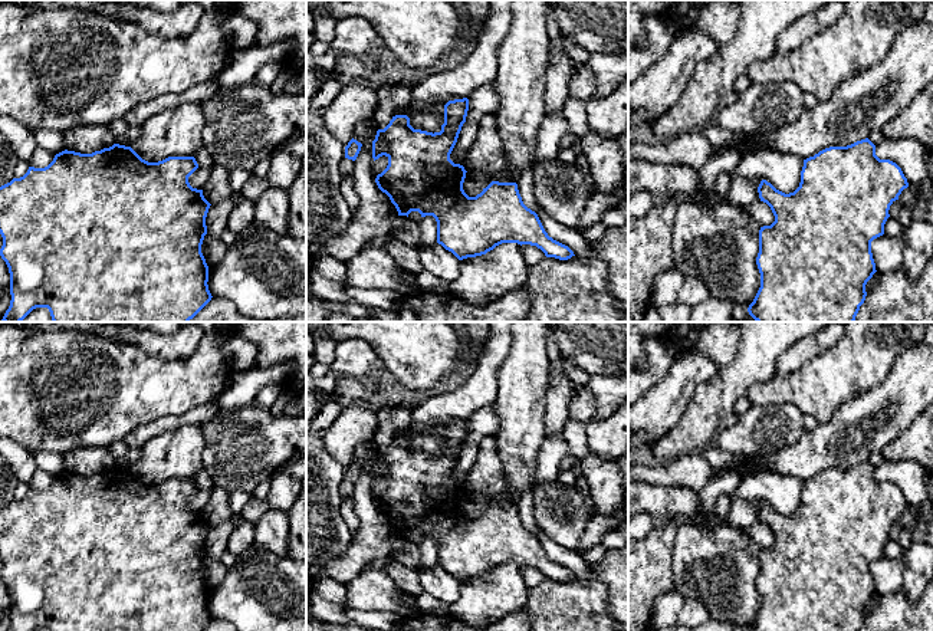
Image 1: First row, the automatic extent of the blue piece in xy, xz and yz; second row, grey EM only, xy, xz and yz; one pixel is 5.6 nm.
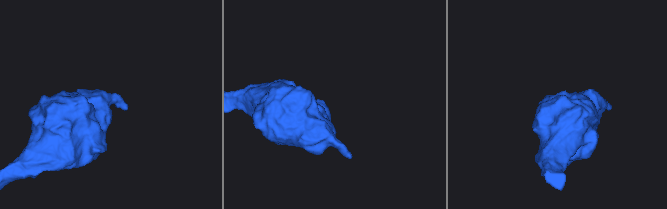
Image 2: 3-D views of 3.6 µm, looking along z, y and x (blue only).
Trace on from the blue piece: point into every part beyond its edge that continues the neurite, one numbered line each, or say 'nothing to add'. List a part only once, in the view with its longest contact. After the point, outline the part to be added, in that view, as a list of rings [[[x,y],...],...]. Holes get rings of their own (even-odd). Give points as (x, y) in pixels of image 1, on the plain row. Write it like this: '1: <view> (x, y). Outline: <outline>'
nothing to add

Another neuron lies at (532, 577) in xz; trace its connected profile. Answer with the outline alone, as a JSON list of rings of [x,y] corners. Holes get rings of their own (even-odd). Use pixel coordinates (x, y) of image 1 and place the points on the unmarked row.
[[[522,566],[520,574],[528,588],[533,588],[546,579],[541,571],[530,566]]]

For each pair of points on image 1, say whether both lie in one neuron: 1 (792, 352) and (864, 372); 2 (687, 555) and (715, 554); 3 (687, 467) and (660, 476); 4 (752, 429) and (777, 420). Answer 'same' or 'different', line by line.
1: different
2: same
3: same
4: same

